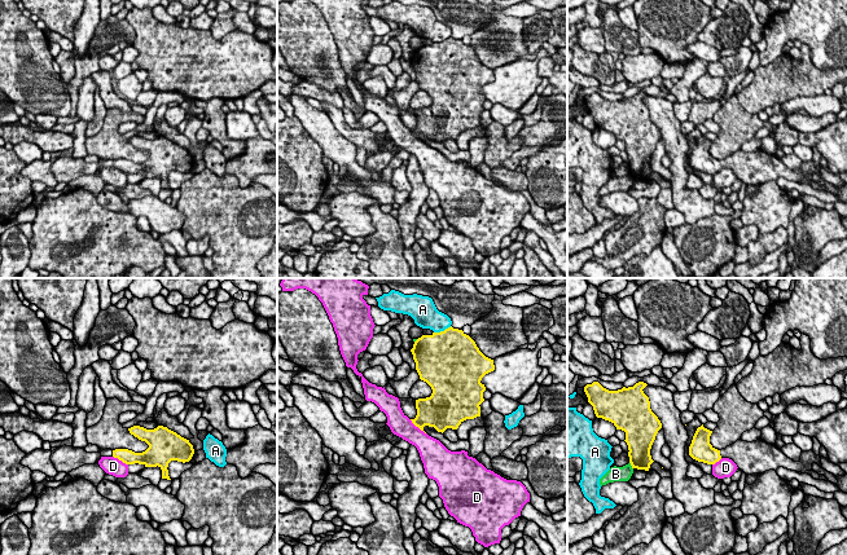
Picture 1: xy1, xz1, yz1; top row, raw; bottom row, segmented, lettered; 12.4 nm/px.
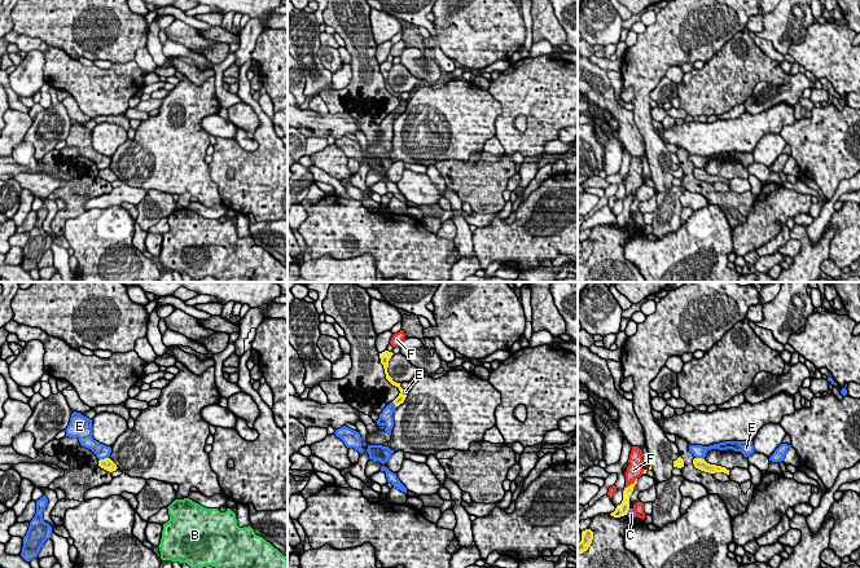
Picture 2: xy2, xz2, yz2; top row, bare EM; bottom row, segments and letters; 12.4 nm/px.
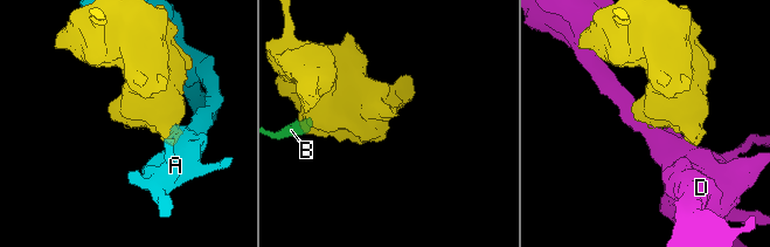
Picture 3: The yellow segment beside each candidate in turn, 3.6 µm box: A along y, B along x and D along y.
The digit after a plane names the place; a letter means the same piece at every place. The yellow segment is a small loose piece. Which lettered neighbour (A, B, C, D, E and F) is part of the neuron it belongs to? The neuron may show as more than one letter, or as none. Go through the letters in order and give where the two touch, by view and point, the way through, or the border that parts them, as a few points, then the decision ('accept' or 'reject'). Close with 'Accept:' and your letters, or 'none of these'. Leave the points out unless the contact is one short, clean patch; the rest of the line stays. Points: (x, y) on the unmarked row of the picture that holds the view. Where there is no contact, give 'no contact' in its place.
A: contact xz1 (442, 42); reject
B: contact yz1 (631, 175); border yz1 (630, 172), (632, 179); reject
C: contact yz2 (627, 221); border yz2 (630, 219), (626, 224); reject
D: contact xz1 (417, 136); border xz1 (409, 130), (425, 144); reject
E: contact xy2 (105, 168); reject
F: contact yz2 (631, 194); reject
Accept: none of these

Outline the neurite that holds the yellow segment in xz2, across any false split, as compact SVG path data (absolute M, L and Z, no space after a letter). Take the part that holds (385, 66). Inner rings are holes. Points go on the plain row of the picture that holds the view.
M385 61L385 62L379 63L379 69L381 69L381 74L383 75L383 79L385 79L386 89L392 96L398 97L400 101L399 106L392 111L395 114L395 116L399 116L400 114L404 113L407 105L403 104L404 100L400 97L400 93L394 92L392 88L387 83L389 71L390 71L392 65L394 65L392 62Z

